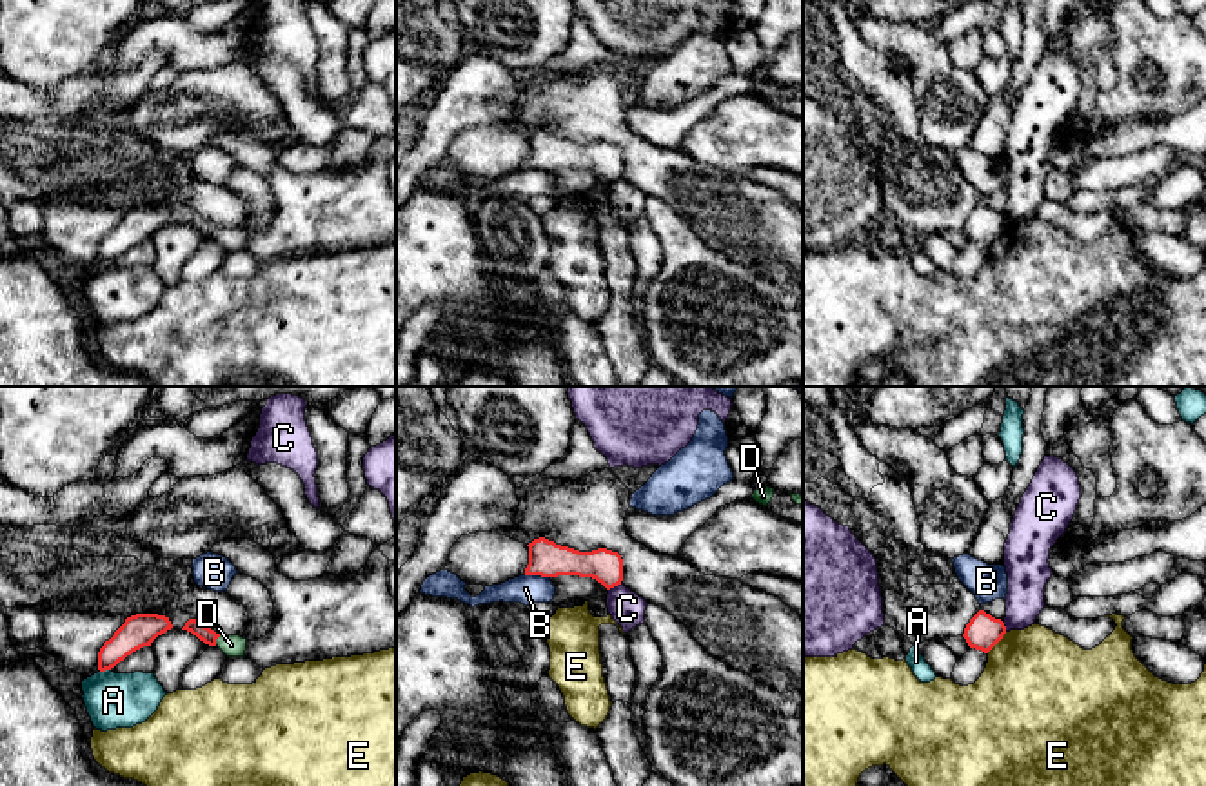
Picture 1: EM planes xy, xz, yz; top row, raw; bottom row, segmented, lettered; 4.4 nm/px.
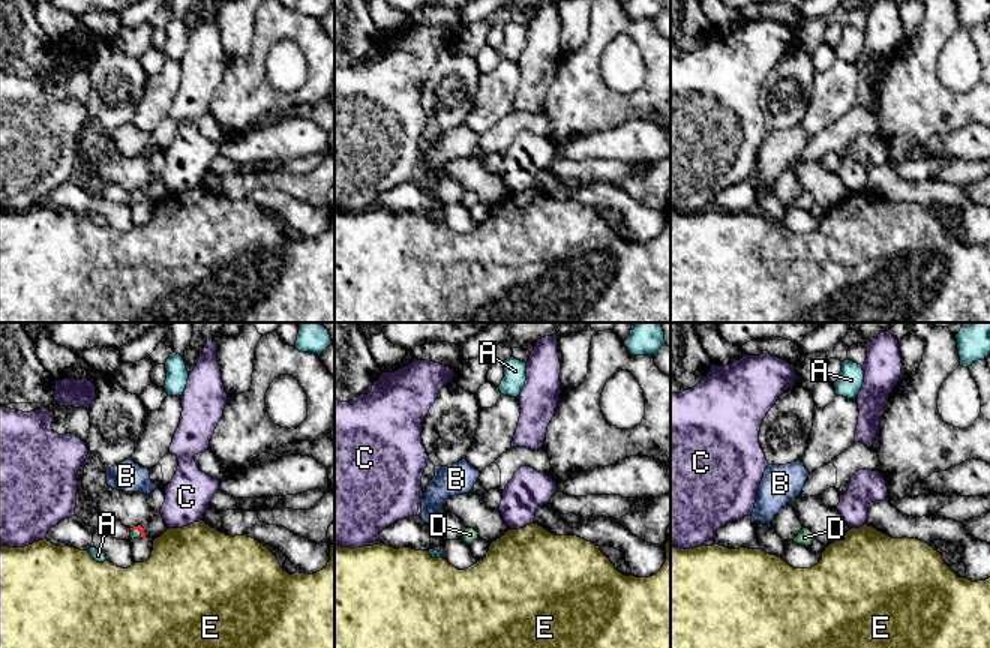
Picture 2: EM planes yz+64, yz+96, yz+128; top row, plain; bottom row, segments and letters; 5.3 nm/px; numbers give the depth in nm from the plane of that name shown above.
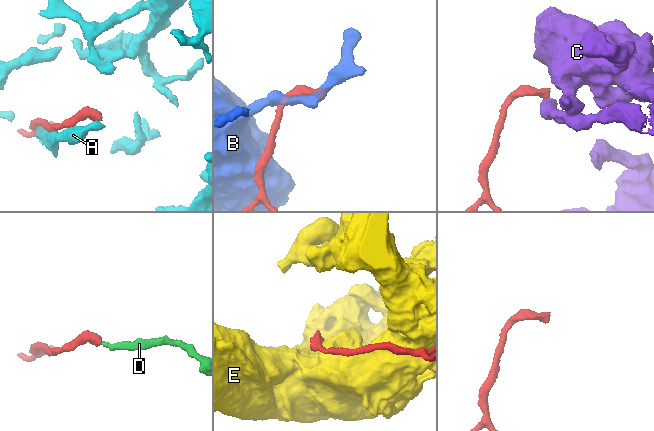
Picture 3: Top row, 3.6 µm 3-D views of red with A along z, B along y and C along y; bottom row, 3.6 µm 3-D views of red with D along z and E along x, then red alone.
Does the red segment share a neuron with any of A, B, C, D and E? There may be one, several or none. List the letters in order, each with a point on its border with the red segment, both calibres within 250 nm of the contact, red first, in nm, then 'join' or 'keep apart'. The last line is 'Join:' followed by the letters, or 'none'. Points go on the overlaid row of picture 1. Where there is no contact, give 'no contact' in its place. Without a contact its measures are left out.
A: xy (104, 670) | 150/240 nm | keep apart
B: xz (538, 574) | 160/130 nm | keep apart
C: xz (614, 585) | 150/160 nm | keep apart
D: xy (215, 641) | 70/100 nm | join
E: yz (996, 643) | 160/480 nm | keep apart
Join: D

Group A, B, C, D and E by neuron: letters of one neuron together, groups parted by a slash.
A / B / C / D / E

